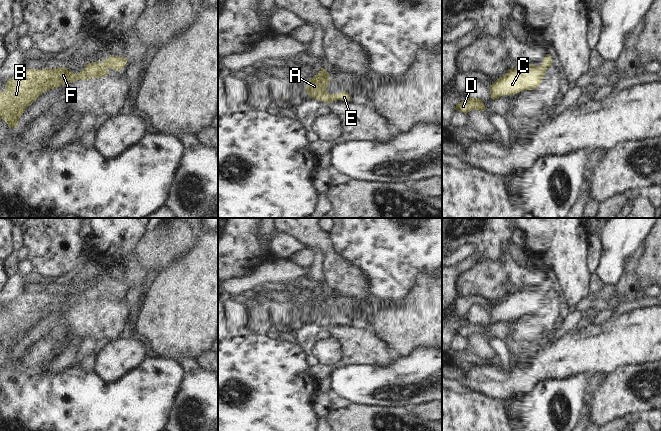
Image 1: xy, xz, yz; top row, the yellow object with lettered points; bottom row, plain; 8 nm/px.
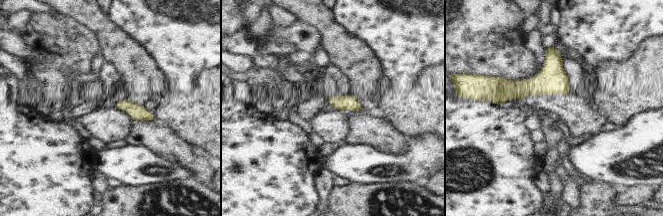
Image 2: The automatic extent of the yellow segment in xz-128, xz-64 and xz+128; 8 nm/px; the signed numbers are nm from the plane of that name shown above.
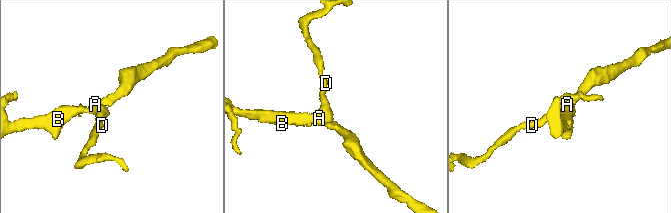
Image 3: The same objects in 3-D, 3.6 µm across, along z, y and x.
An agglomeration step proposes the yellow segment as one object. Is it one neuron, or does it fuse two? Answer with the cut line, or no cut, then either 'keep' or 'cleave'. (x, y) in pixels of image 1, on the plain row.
cut none; keep

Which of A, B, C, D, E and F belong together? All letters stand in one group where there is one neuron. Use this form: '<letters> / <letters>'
A B C D E F

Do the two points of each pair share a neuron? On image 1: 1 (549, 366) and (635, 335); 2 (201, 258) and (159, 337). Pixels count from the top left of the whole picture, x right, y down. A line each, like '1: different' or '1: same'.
1: same
2: same

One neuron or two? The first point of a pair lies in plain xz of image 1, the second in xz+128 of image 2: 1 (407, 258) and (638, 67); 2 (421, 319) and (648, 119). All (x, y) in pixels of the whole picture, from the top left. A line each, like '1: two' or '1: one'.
1: two
2: two

